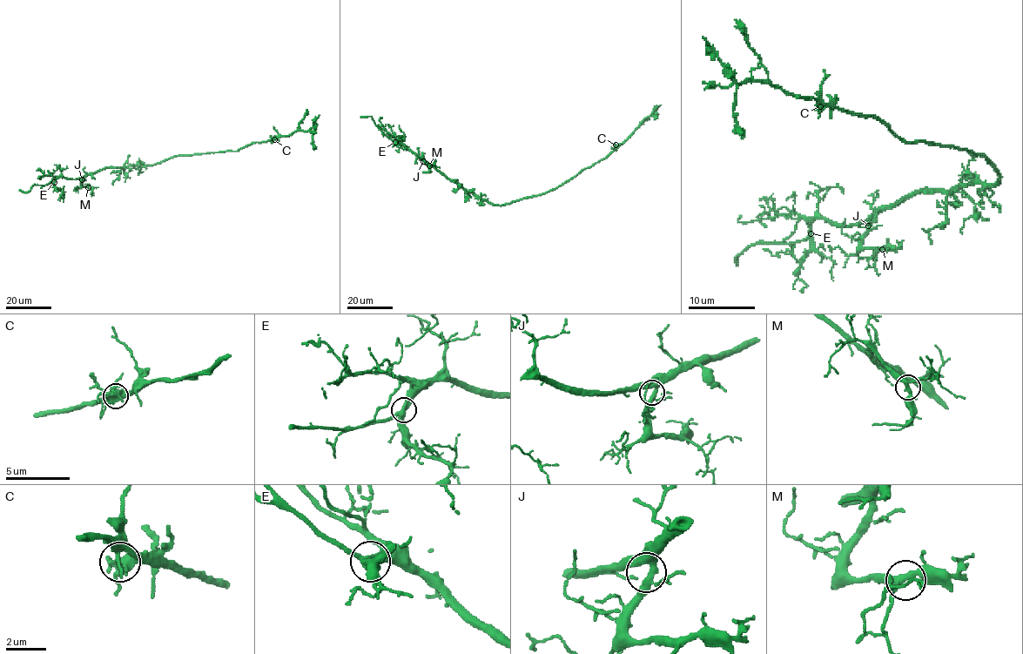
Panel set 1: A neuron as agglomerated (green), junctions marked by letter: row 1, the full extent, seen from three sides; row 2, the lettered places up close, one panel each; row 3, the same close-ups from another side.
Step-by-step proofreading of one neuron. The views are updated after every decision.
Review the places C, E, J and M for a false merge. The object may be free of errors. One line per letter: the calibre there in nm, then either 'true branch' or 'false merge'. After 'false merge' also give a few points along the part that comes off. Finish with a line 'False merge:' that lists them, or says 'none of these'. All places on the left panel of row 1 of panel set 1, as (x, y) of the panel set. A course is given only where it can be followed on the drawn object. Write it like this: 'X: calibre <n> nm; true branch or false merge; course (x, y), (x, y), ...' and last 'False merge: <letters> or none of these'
C: calibre 320 nm; true branch
E: calibre 320 nm; true branch
J: calibre 320 nm; true branch
M: calibre 300 nm; true branch
False merge: none of these

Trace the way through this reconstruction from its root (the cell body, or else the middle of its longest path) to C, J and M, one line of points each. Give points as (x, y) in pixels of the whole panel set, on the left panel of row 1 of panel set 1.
C: (175, 157), (238, 151), (255, 142), (274, 139)
J: (175, 157), (151, 165), (105, 167), (82, 179)
M: (175, 157), (151, 165), (104, 168), (84, 178), (82, 185), (88, 187)

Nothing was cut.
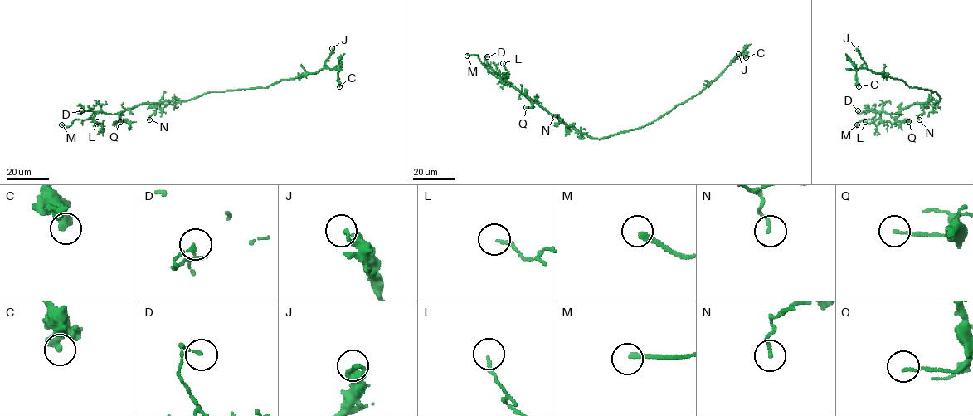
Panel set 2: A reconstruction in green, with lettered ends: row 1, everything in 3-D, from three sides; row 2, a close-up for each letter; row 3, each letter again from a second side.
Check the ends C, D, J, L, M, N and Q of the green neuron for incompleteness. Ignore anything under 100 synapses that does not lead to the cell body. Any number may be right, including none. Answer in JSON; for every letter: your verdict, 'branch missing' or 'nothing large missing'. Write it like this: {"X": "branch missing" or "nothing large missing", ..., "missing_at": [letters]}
{"C": "nothing large missing", "D": "nothing large missing", "J": "nothing large missing", "L": "nothing large missing", "M": "branch missing", "N": "nothing large missing", "Q": "nothing large missing", "missing_at": ["M"]}

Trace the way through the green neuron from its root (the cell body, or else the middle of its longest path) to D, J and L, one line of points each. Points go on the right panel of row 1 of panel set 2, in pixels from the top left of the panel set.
D: (936, 93), (940, 97), (939, 100), (915, 103), (893, 114), (876, 110), (858, 113), (858, 110)
J: (936, 93), (910, 87), (900, 80), (873, 72), (856, 48)
L: (936, 93), (940, 97), (939, 100), (915, 103), (893, 114), (882, 112), (878, 125), (865, 121)

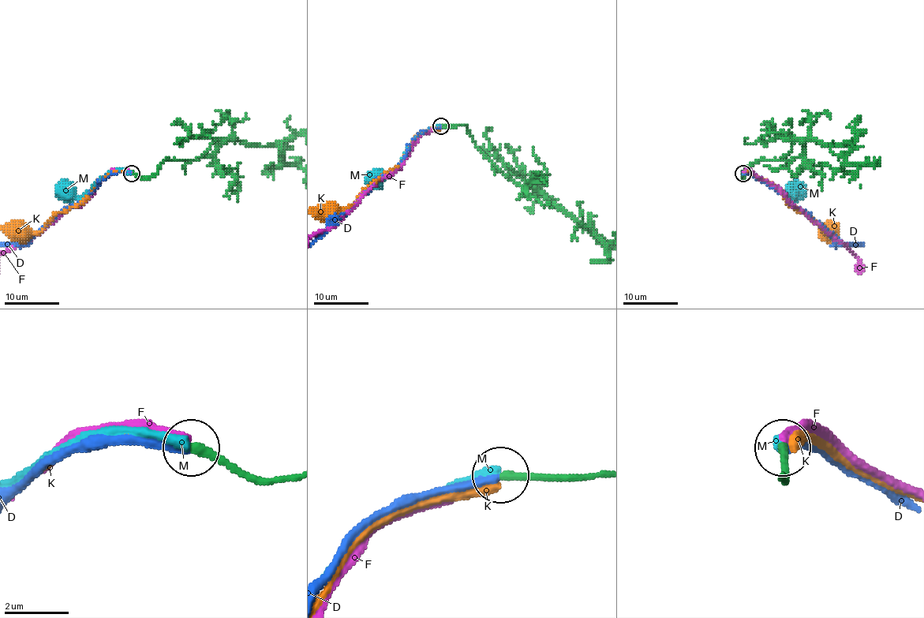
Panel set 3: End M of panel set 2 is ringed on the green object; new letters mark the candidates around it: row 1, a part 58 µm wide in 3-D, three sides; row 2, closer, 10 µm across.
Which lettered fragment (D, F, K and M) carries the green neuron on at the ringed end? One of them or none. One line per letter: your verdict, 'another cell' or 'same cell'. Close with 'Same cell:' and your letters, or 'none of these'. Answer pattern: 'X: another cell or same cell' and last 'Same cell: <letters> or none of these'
D: another cell
F: another cell
K: another cell
M: same cell
Same cell: M

